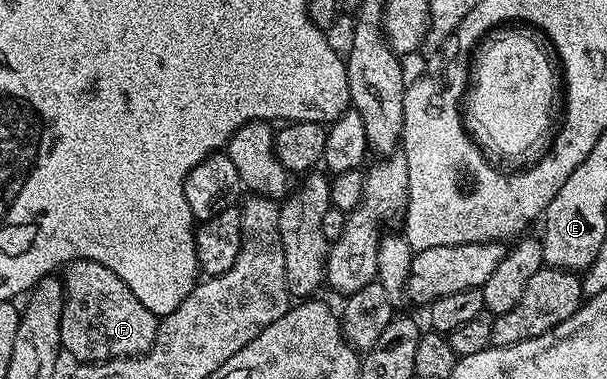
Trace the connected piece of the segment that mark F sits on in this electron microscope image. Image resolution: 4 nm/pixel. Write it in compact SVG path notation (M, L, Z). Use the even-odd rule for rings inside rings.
M73 261L62 270L63 310L61 311L61 346L67 349L79 363L112 361L114 357L139 357L153 347L159 330L160 318L109 267L101 267L96 261Z

